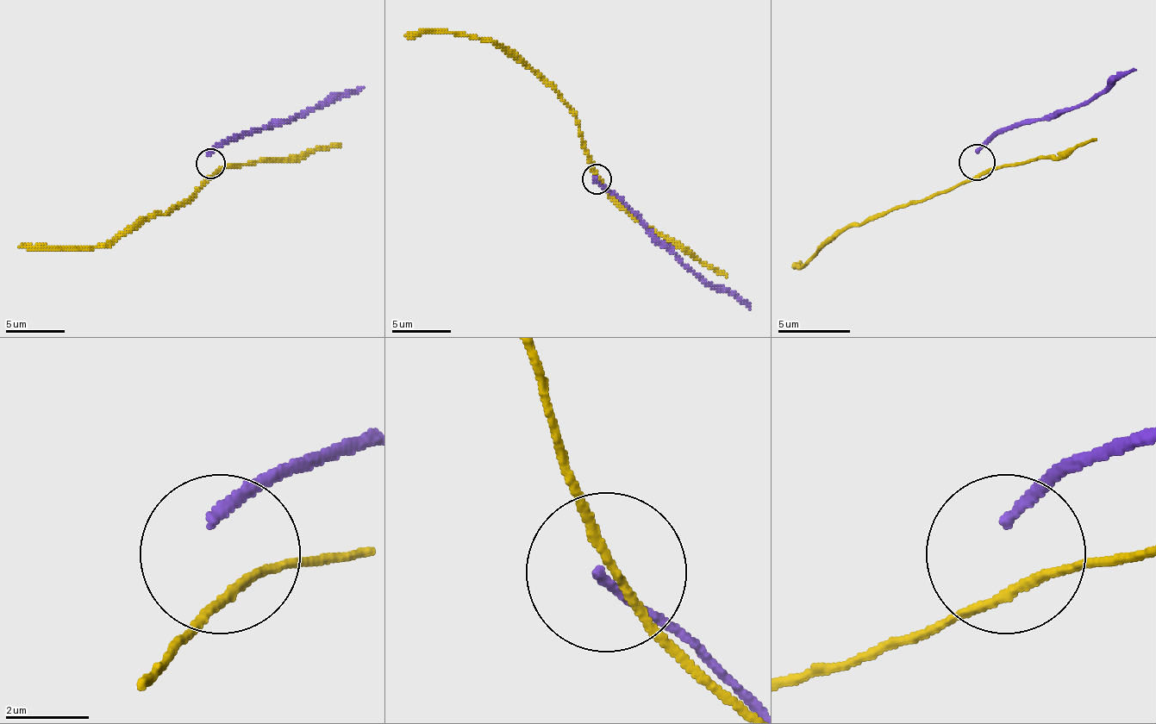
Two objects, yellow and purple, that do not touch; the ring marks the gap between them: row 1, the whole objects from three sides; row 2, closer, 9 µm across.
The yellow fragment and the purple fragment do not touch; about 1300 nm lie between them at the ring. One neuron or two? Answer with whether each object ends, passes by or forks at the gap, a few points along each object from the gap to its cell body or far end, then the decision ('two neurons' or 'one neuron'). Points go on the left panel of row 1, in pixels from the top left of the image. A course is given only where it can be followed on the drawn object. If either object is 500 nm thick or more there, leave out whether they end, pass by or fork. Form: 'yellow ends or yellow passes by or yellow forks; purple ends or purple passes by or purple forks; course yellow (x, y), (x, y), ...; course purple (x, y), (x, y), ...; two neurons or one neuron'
yellow passes by; purple ends; course yellow (216, 170), (187, 199), (163, 214), (148, 214), (104, 246), (65, 250), (19, 246); course purple (210, 155), (242, 134), (296, 120), (322, 102), (364, 87); two neurons

